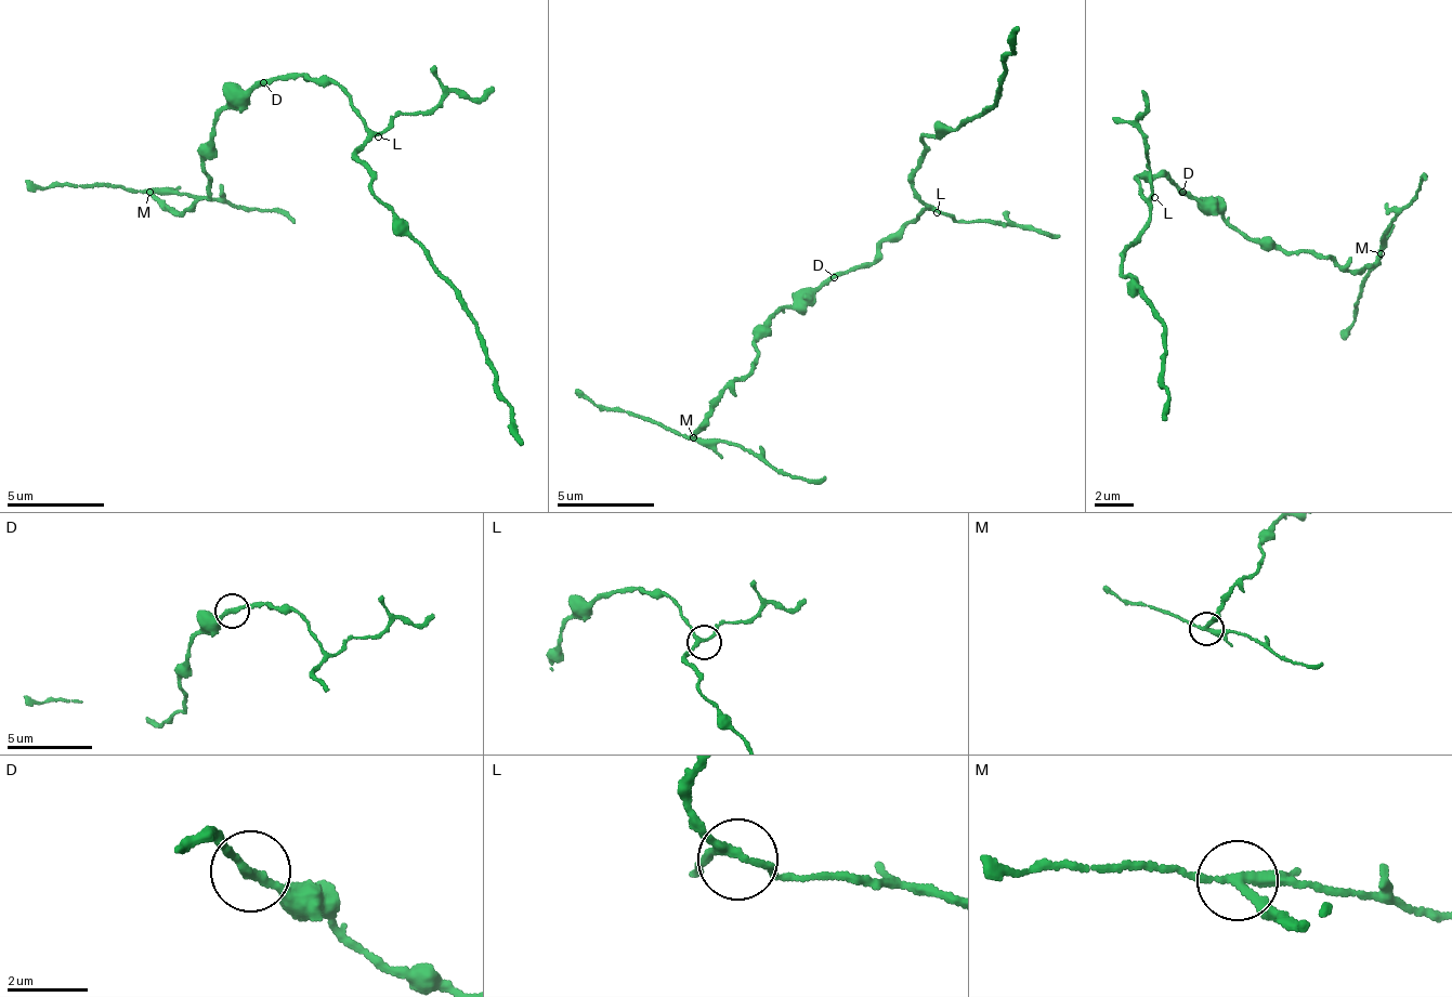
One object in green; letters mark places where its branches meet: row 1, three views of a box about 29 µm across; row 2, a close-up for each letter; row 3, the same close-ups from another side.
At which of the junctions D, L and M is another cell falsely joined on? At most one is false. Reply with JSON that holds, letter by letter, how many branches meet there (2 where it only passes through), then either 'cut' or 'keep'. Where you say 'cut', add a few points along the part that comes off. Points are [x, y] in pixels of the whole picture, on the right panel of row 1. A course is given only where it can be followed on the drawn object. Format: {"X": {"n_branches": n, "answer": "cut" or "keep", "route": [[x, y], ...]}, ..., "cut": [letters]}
{"D": {"n_branches": 2, "answer": "keep"}, "L": {"n_branches": 3, "answer": "keep"}, "M": {"n_branches": 3, "answer": "cut", "route": [[1379, 253], [1386, 225], [1426, 179]]}, "cut": ["M"]}

